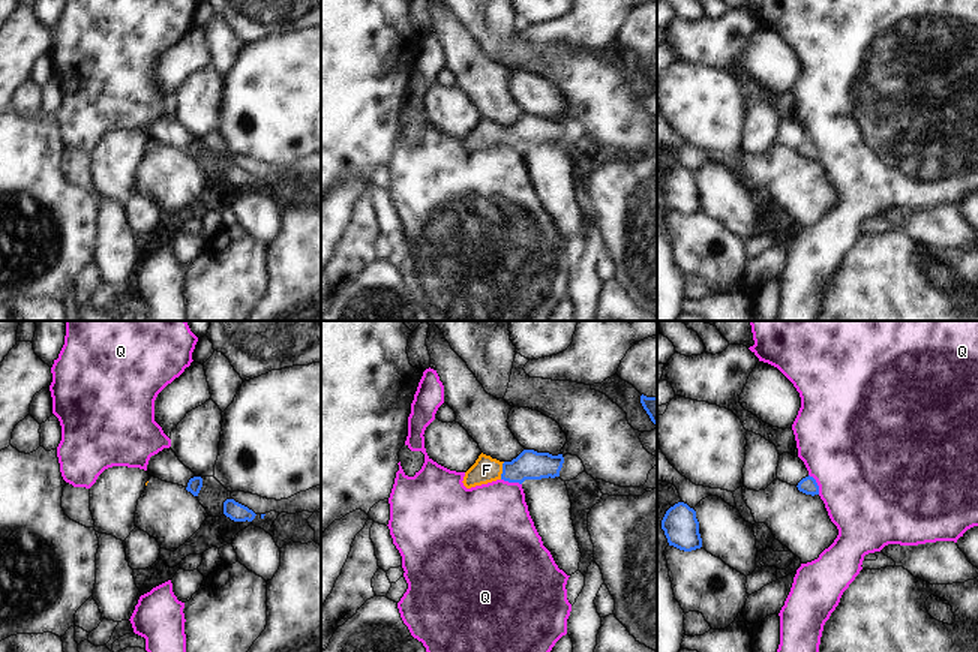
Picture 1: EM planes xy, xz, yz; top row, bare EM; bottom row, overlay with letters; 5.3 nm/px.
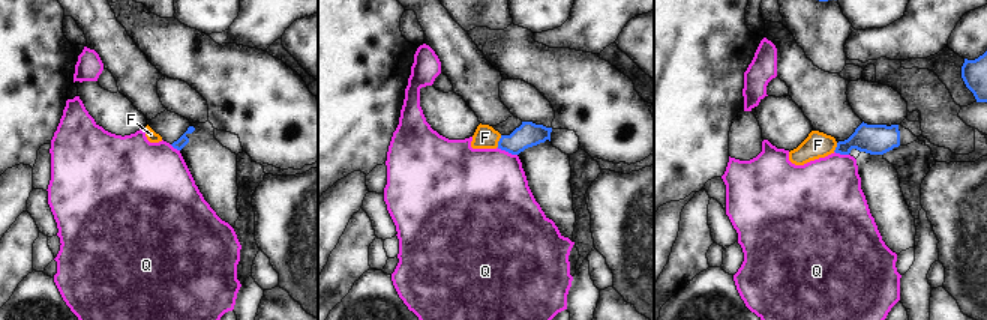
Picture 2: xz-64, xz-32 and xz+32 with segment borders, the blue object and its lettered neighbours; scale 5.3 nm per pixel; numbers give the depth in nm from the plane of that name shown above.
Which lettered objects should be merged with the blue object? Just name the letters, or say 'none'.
F

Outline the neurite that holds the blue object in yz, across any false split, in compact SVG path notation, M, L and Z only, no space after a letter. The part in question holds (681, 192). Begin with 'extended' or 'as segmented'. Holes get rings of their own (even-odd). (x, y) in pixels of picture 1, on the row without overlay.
as segmented; M678 166L666 175L662 184L662 193L669 210L684 216L702 211L696 175L684 166Z

